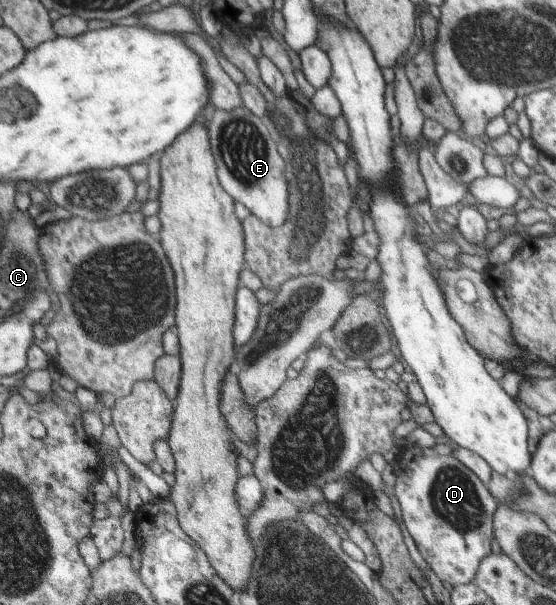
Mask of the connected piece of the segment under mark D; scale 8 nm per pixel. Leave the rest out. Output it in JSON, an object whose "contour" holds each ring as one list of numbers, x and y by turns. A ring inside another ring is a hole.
{"contour":[[415,445,399,448,390,465,393,466,392,472,397,472,394,496,399,503,402,521,421,558,441,582,447,582,452,587,469,583,477,574,478,564,491,550,493,516,498,504,489,494,487,486,456,458,435,454,432,448]]}

